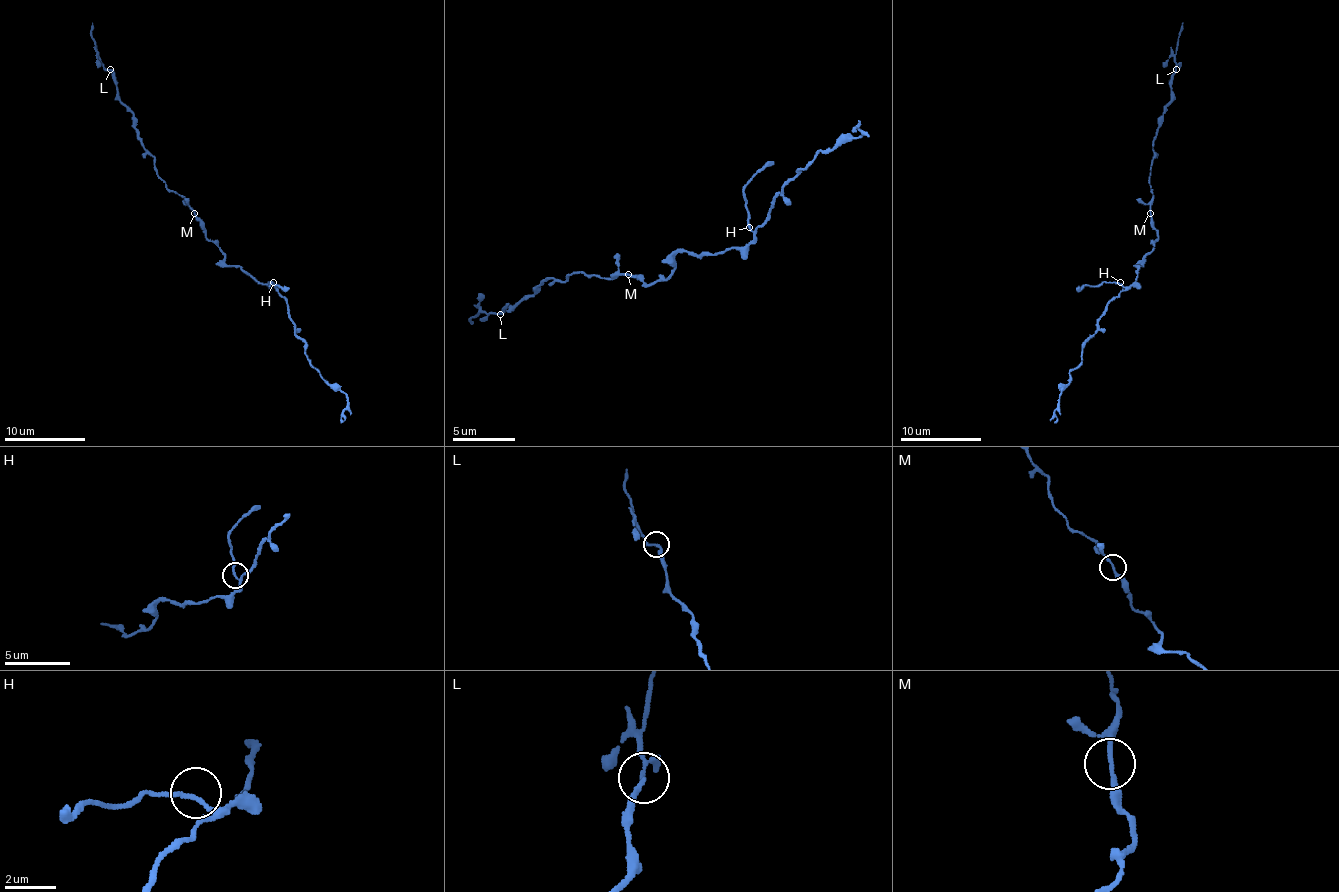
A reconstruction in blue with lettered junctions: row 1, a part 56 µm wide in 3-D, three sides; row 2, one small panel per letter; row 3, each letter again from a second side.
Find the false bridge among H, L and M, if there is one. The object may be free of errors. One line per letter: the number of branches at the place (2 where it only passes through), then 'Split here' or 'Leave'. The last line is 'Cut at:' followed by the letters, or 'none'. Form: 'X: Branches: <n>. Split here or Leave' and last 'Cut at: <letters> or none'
H: Branches: 2. Leave
L: Branches: 2. Leave
M: Branches: 2. Leave
Cut at: none

